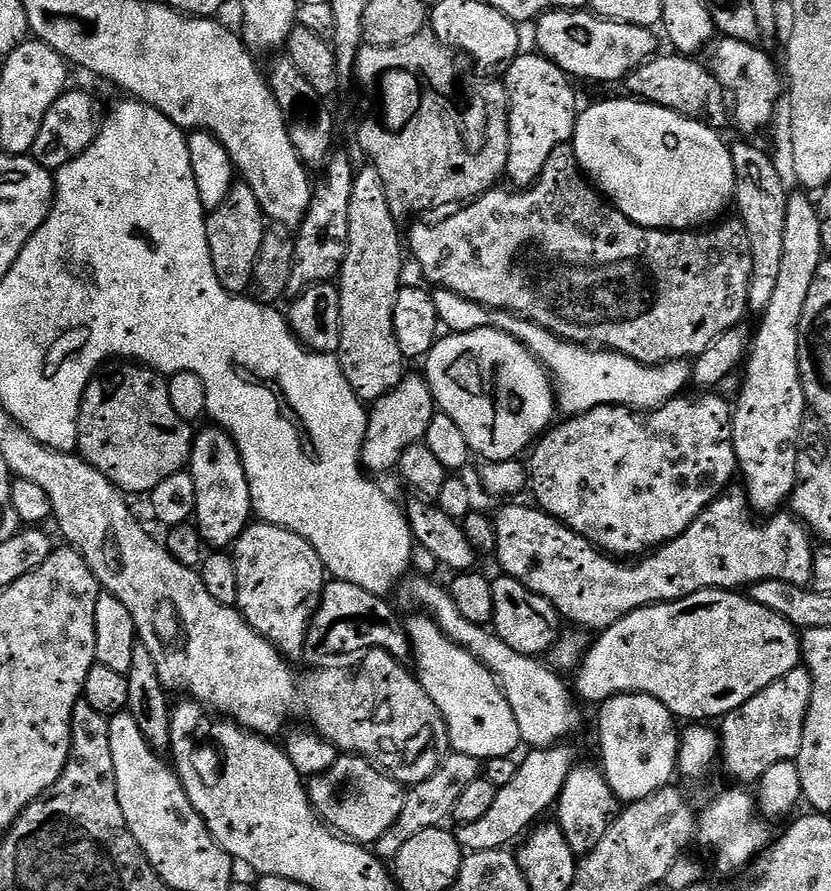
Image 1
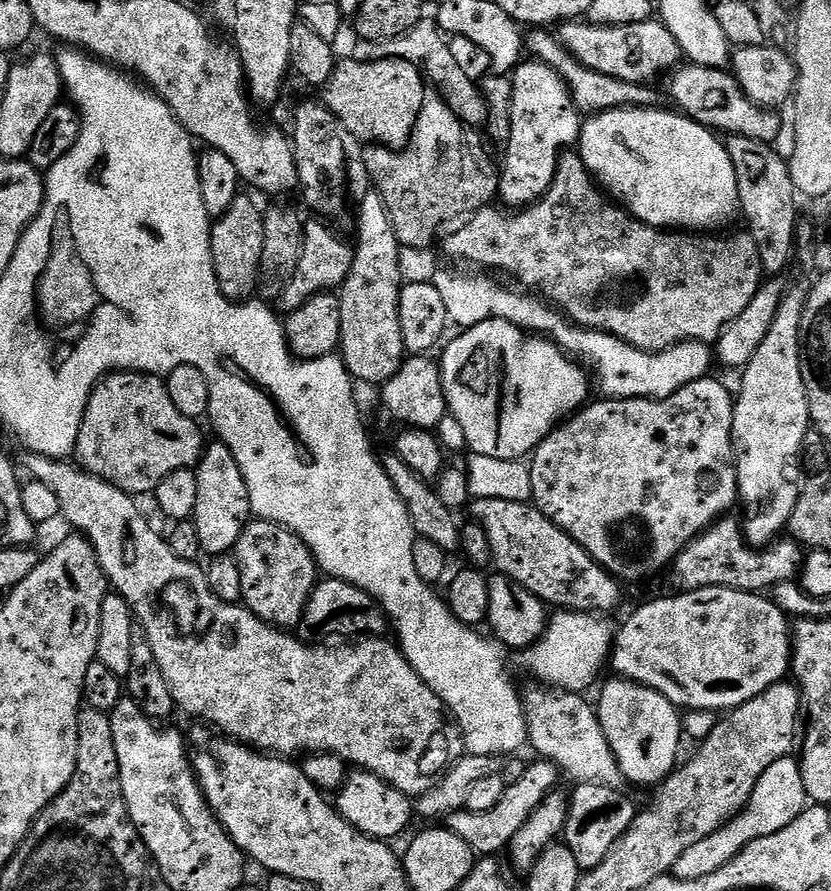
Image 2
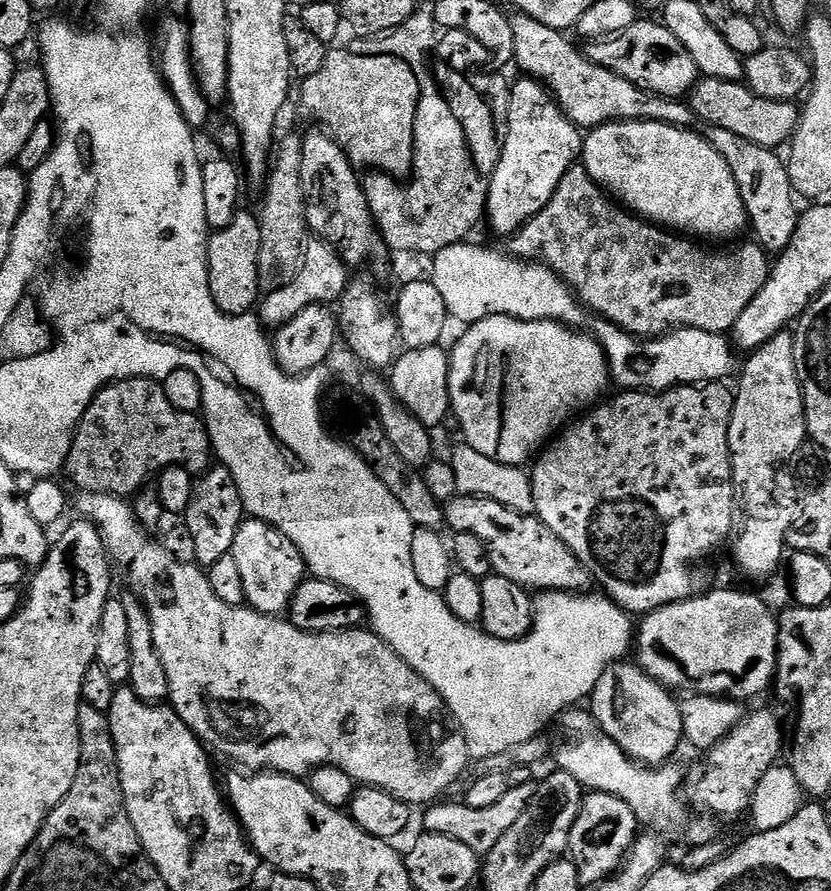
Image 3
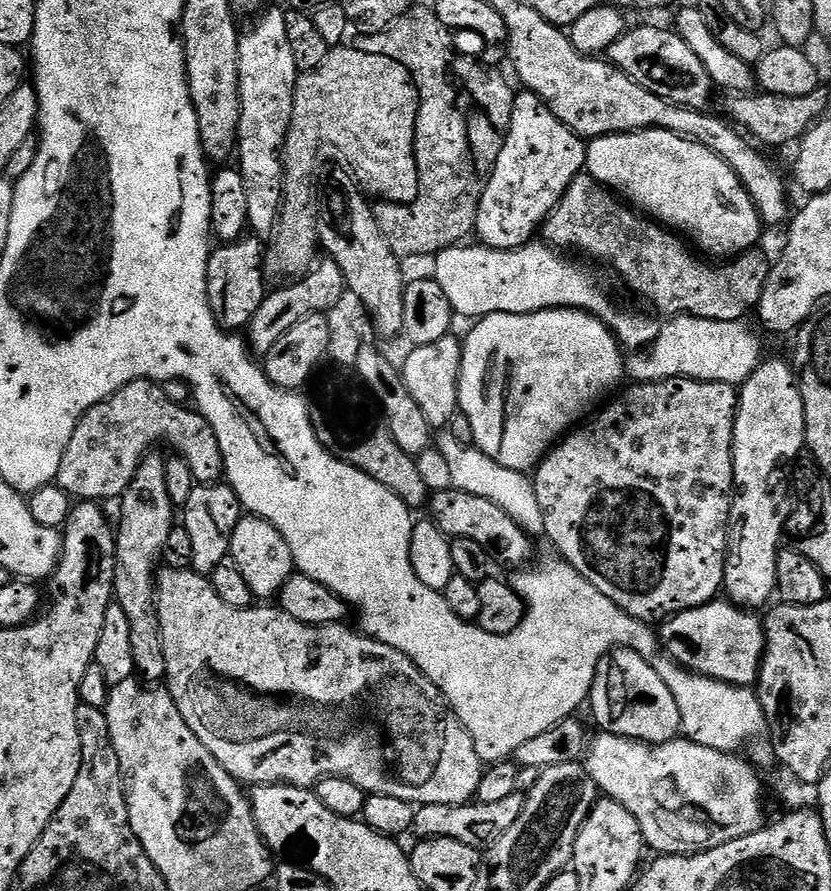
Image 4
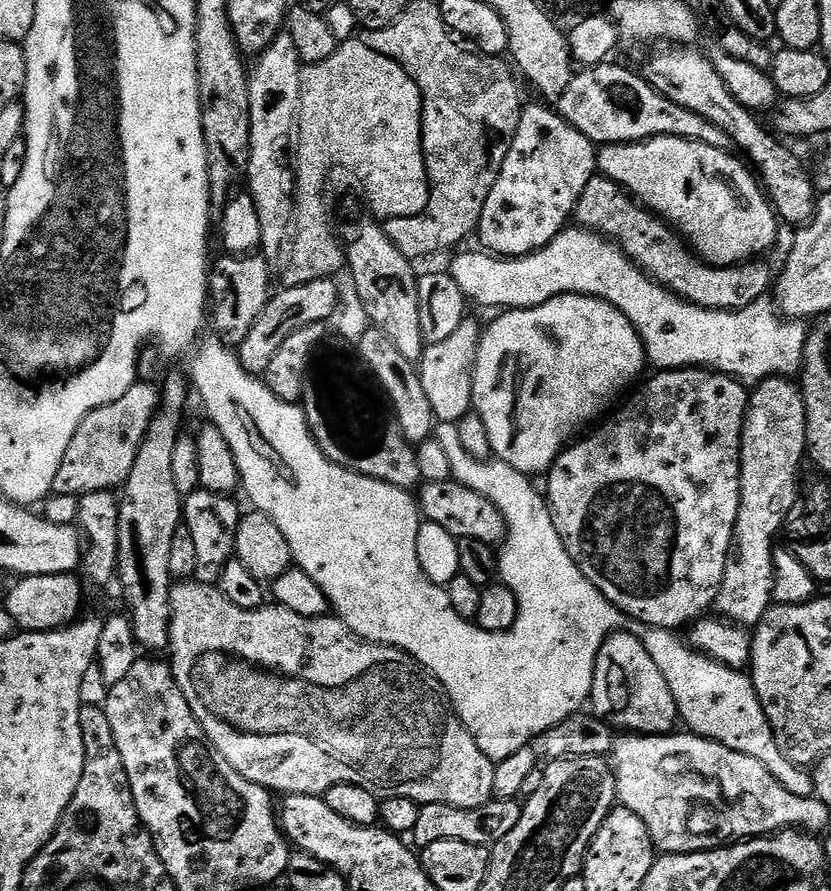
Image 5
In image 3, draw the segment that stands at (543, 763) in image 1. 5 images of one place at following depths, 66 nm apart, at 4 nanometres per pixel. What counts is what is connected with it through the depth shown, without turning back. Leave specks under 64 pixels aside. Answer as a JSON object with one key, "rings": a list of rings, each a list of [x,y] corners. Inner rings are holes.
{"rings":[[[535,783],[509,787],[506,794],[502,794],[500,801],[494,802],[494,806],[482,806],[481,808],[475,808],[463,802],[457,802],[457,804],[433,803],[423,809],[423,831],[454,838],[454,842],[463,842],[477,854],[487,854],[490,850],[494,850],[494,846],[498,846],[498,842],[505,836],[506,830],[510,830],[510,826],[514,826],[514,822],[518,822],[518,818],[522,818],[522,814],[526,814],[533,798],[536,797],[536,789]]]}

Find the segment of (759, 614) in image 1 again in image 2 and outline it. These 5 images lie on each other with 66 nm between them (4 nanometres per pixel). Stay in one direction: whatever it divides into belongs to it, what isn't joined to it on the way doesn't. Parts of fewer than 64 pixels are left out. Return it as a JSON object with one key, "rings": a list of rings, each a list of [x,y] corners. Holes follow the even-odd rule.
{"rings":[[[699,588],[693,592],[681,591],[680,596],[664,596],[661,600],[652,600],[644,604],[624,625],[619,625],[614,636],[610,668],[613,668],[617,677],[625,680],[633,680],[635,684],[645,684],[658,694],[662,694],[678,710],[688,712],[714,712],[727,714],[732,709],[750,702],[758,694],[762,694],[770,686],[781,683],[789,675],[792,662],[792,633],[790,631],[789,617],[784,615],[778,605],[772,603],[767,595],[754,592],[739,592],[733,588]]]}

